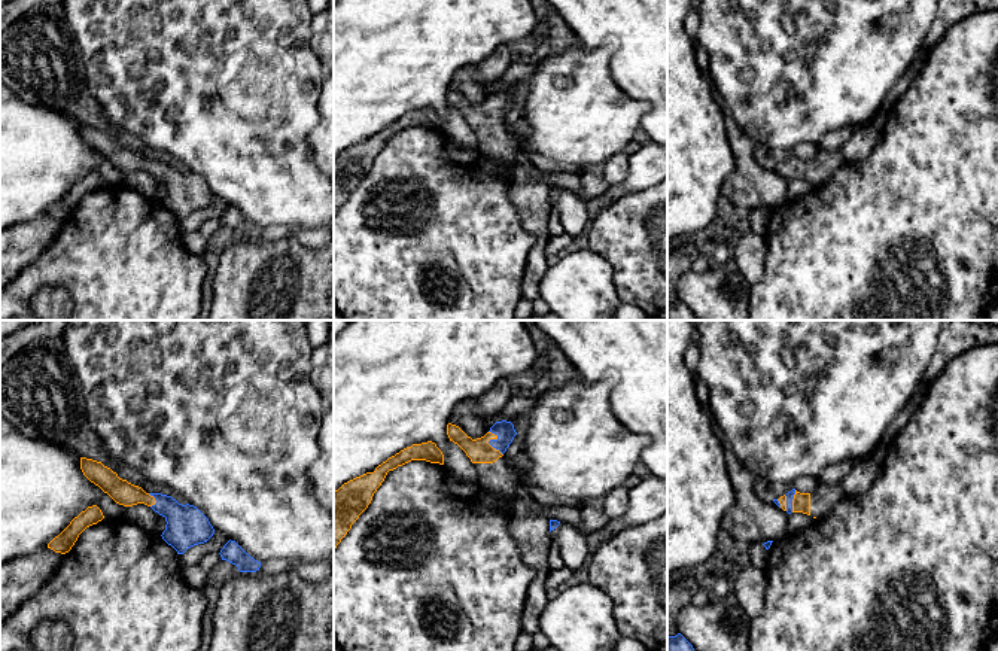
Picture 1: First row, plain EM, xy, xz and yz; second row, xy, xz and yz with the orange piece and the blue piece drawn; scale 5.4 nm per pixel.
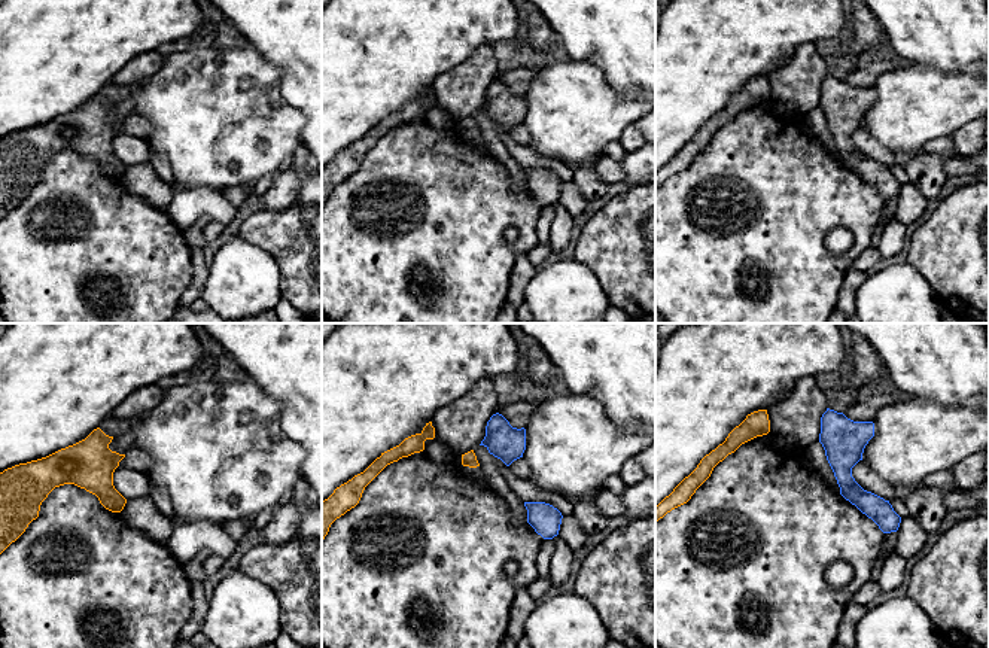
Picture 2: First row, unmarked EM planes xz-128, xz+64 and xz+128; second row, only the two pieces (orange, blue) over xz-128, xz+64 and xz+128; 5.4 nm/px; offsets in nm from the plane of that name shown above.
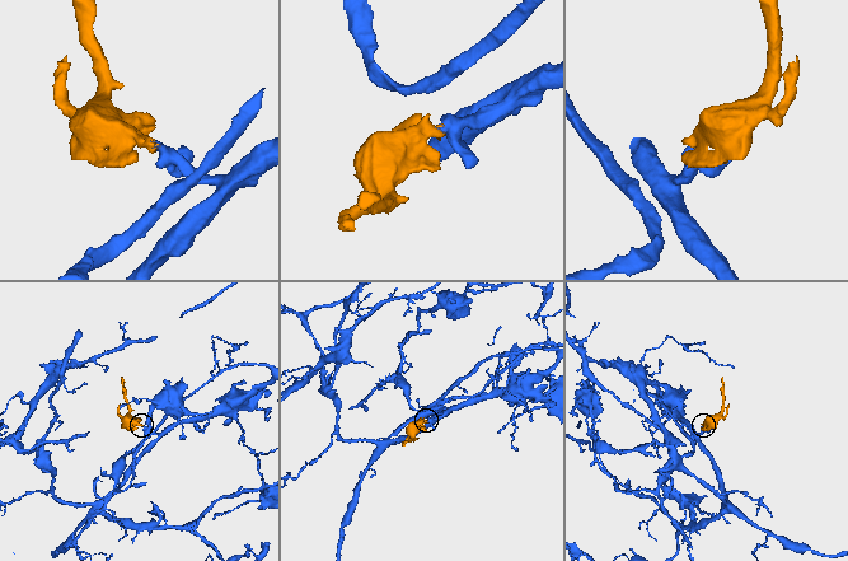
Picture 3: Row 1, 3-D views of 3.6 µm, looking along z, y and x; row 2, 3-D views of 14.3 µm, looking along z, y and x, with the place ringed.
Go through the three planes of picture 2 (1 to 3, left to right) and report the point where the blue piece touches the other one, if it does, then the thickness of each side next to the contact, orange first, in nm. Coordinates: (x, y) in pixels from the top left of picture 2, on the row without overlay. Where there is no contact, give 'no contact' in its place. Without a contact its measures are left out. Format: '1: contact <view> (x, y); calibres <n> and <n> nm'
1: no contact
2: no contact
3: no contact

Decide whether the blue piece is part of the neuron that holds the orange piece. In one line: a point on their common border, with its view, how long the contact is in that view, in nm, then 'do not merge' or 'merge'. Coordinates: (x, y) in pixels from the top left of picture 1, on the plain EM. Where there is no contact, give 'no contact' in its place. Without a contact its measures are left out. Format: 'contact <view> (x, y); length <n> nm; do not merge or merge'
contact xz (489, 106); length 150 nm; merge

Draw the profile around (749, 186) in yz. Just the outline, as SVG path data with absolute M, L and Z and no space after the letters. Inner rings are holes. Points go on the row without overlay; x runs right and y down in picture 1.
M725 116L725 130L734 155L734 171L721 188L734 207L760 209L776 207L788 200L789 180L779 174L773 165L760 167L754 159L755 142L746 136L733 116Z

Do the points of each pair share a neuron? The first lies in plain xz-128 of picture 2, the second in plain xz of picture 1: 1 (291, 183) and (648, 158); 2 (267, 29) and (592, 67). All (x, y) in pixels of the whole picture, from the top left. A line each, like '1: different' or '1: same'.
1: same
2: different

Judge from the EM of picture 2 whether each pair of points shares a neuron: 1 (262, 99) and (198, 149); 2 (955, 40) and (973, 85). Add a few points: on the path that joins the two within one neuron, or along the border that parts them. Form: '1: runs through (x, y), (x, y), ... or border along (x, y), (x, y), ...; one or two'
1: runs through (246, 102), (215, 133); one
2: border along (933, 64), (952, 73), (973, 66); two

